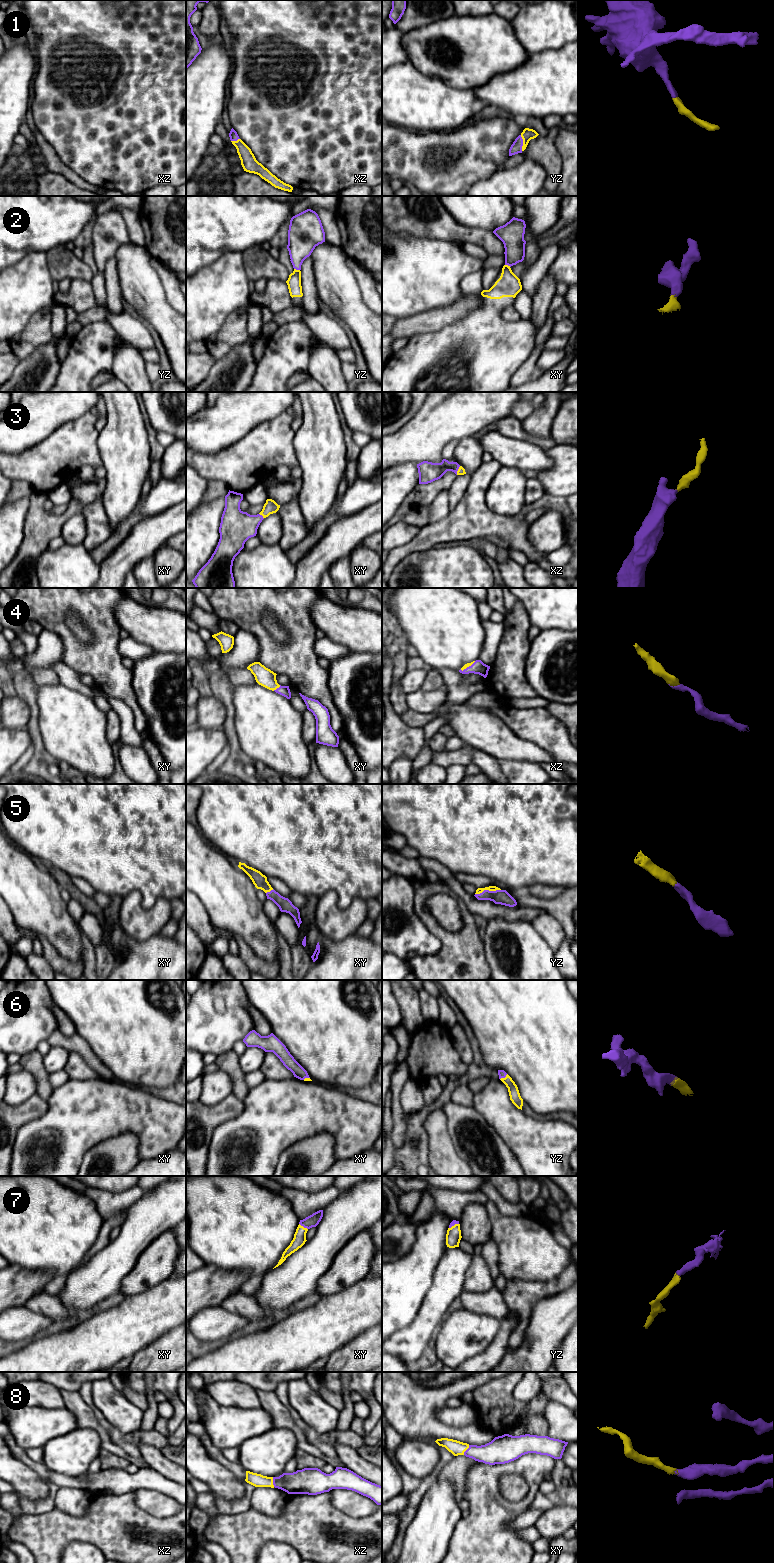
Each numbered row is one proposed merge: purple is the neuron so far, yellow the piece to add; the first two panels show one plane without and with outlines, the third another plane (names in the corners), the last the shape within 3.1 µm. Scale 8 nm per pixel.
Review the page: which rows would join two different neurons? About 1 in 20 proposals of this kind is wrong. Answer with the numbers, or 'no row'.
no row

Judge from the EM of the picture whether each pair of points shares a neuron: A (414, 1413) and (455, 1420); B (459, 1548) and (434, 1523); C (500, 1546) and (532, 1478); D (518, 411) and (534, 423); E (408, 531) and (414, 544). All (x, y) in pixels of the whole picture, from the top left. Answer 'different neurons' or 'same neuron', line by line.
A: different neurons
B: different neurons
C: same neuron
D: different neurons
E: different neurons

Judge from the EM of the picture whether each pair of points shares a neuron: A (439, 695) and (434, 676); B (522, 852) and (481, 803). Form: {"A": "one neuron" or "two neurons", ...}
{"A": "two neurons", "B": "one neuron"}

